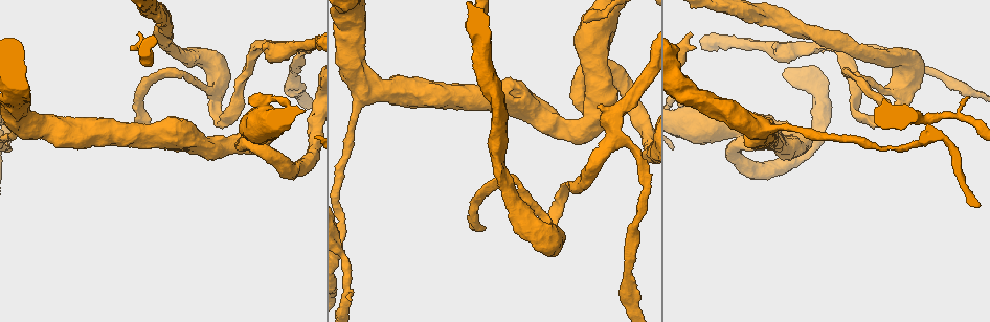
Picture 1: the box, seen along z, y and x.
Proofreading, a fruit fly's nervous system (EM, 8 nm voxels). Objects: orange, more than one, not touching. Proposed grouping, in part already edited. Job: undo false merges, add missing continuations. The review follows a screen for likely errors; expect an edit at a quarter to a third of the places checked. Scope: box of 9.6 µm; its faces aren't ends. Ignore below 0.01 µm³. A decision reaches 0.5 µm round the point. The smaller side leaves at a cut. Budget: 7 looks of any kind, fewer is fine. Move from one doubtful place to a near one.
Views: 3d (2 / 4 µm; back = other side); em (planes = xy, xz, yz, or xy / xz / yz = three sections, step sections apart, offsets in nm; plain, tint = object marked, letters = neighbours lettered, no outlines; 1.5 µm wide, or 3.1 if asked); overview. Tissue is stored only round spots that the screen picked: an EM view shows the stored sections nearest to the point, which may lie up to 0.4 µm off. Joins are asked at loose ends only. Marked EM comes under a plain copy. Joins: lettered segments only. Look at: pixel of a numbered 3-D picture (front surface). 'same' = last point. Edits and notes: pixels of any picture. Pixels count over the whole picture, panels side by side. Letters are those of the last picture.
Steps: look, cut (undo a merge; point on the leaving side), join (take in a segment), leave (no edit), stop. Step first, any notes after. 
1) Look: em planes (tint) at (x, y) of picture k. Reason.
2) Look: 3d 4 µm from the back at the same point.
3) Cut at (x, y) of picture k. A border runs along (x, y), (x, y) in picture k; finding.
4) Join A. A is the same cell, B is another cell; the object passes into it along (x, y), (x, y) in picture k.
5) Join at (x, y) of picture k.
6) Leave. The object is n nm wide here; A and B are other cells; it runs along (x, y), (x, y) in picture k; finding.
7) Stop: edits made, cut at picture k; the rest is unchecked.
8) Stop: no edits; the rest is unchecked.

Look: em planes (letters) at (177, 76) of picture 1. Abrupt turn.

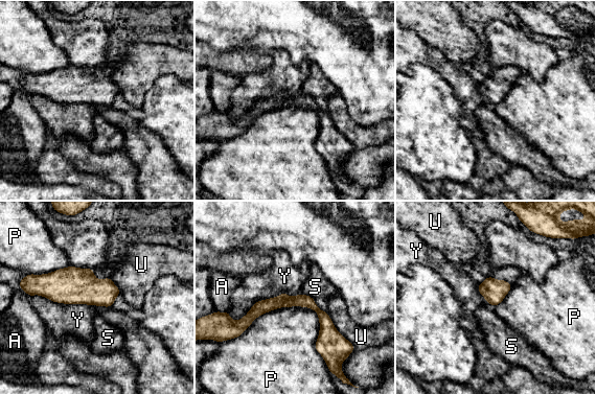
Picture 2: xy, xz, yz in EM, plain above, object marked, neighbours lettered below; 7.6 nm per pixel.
Leave. A, P, S, U and Y are other cells; a border runs along (300, 293), (228, 314) in picture 2; one cell here.

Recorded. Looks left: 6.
Look: em planes (letters) at (690, 34) of picture 1. Branch stops here.

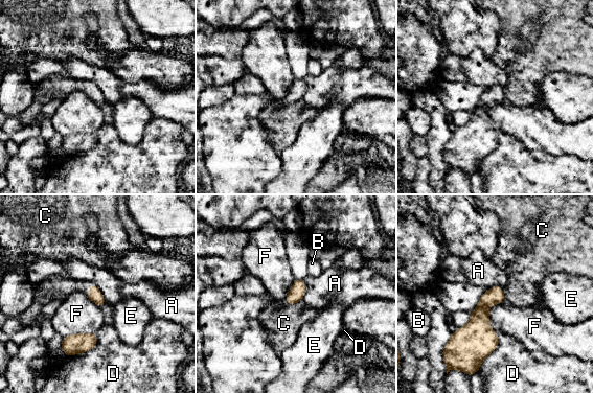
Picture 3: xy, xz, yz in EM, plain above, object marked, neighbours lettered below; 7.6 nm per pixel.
Leave. The longest contact is with D, 280 nm; A, B, C, D, E and F are other cells; none of them fits.

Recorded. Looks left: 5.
Look: em planes (letters) at (479, 229) of picture 1.

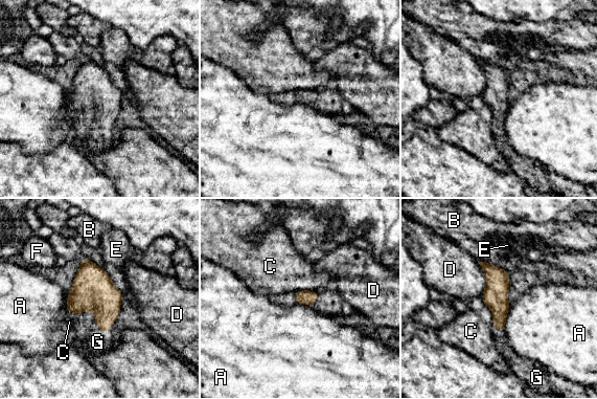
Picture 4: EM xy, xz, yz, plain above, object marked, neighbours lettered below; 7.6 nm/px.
Join G. G is the same cell, A, B, C, D, E and F are other cells; the object passes into it along (102, 298), (106, 330), (97, 341) in picture 4; it goes on there.

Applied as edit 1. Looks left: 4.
Stop: edits made, join at picture 4; the rest is unchecked.

